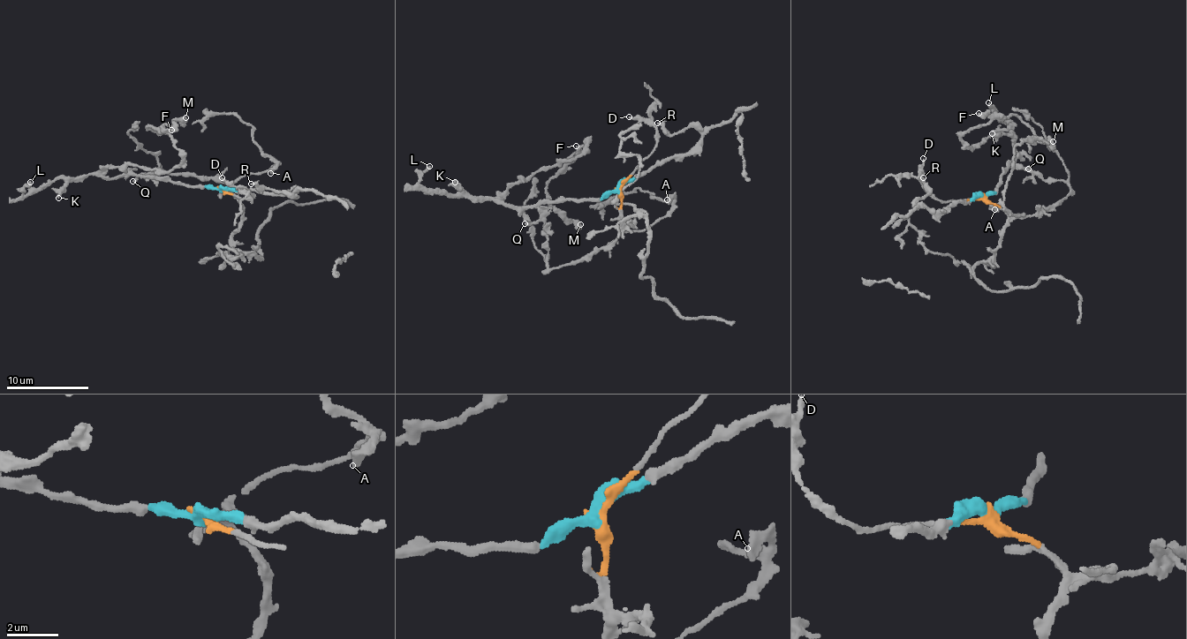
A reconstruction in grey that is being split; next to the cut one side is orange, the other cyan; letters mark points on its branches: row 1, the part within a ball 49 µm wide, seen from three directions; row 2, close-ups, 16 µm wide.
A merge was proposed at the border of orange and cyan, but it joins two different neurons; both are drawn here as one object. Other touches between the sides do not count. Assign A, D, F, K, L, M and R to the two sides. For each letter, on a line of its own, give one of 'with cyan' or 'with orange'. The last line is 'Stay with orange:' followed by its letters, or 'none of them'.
A: with orange
D: with orange
F: with cyan
K: with cyan
L: with cyan
M: with cyan
R: with cyan
Stay with orange: A, D

